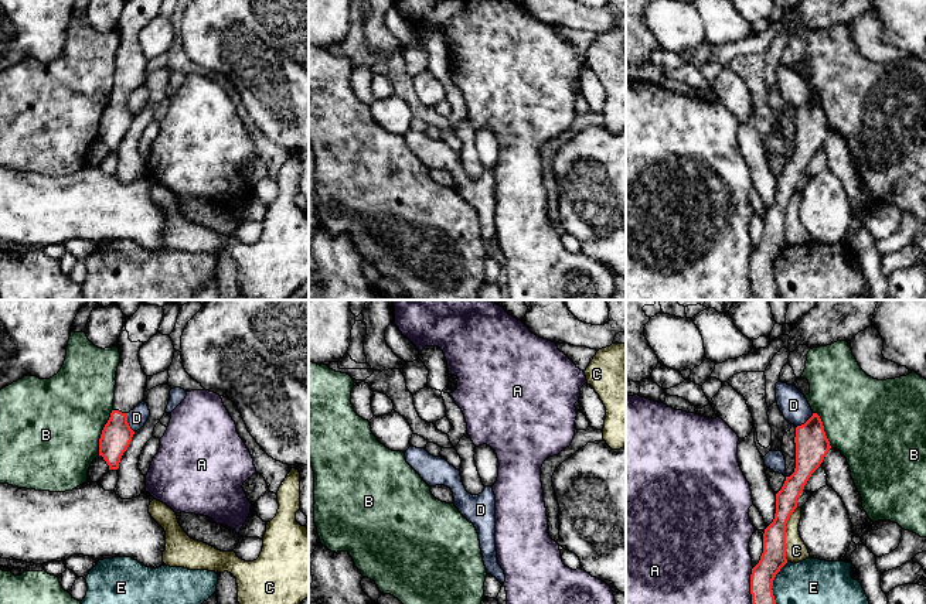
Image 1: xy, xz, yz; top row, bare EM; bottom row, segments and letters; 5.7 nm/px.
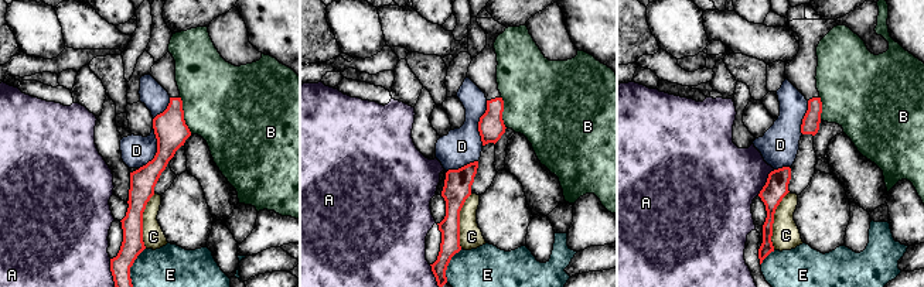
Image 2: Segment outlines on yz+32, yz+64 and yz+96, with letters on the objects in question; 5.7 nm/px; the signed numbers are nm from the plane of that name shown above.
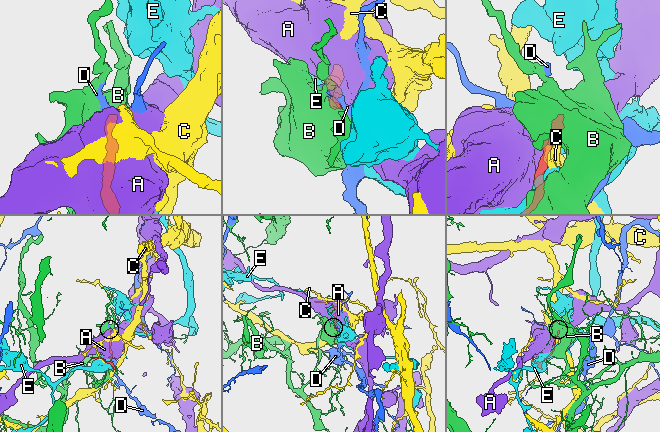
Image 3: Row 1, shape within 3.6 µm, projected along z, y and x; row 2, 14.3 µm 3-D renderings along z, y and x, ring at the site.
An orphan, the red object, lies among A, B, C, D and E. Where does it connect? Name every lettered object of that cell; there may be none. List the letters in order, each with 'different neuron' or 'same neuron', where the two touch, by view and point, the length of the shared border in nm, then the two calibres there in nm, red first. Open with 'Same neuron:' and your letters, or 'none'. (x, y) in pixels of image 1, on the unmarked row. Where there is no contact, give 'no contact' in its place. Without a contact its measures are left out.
Same neuron: none
A: different neuron; contact yz (751, 275); length 280 nm; calibres 140 and 500 nm
B: different neuron; contact xy (102, 115); length 280 nm; calibres 170 and 500 nm
C: different neuron; contact yz (785, 217); length 320 nm; calibres 140 and 120 nm
D: different neuron; contact xy (128, 106); length 120 nm; calibres 170 and 110 nm
E: different neuron; contact yz (770, 270); length 300 nm; calibres 140 and 420 nm

